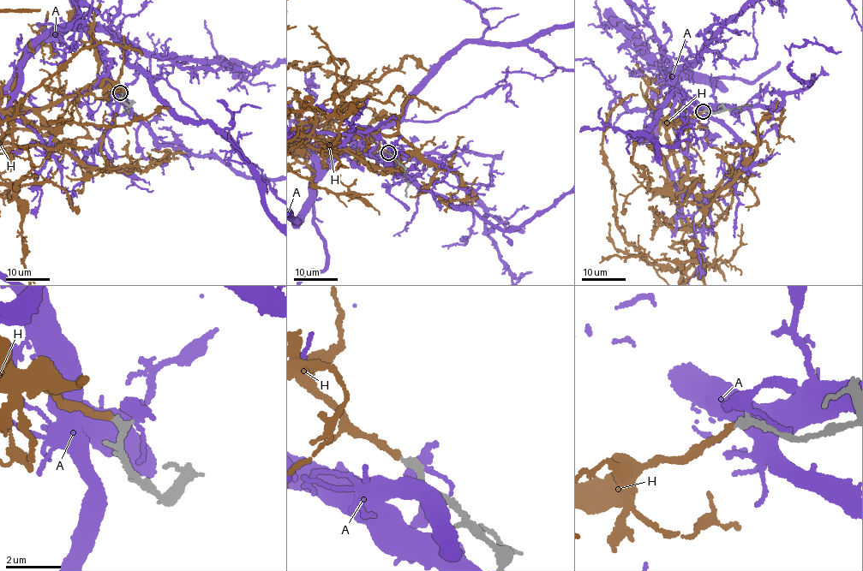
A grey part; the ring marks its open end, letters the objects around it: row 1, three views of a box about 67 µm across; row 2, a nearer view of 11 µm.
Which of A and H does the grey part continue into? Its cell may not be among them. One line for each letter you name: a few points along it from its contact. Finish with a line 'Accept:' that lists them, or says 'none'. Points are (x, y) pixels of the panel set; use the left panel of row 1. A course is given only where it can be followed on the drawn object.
Accept: H

